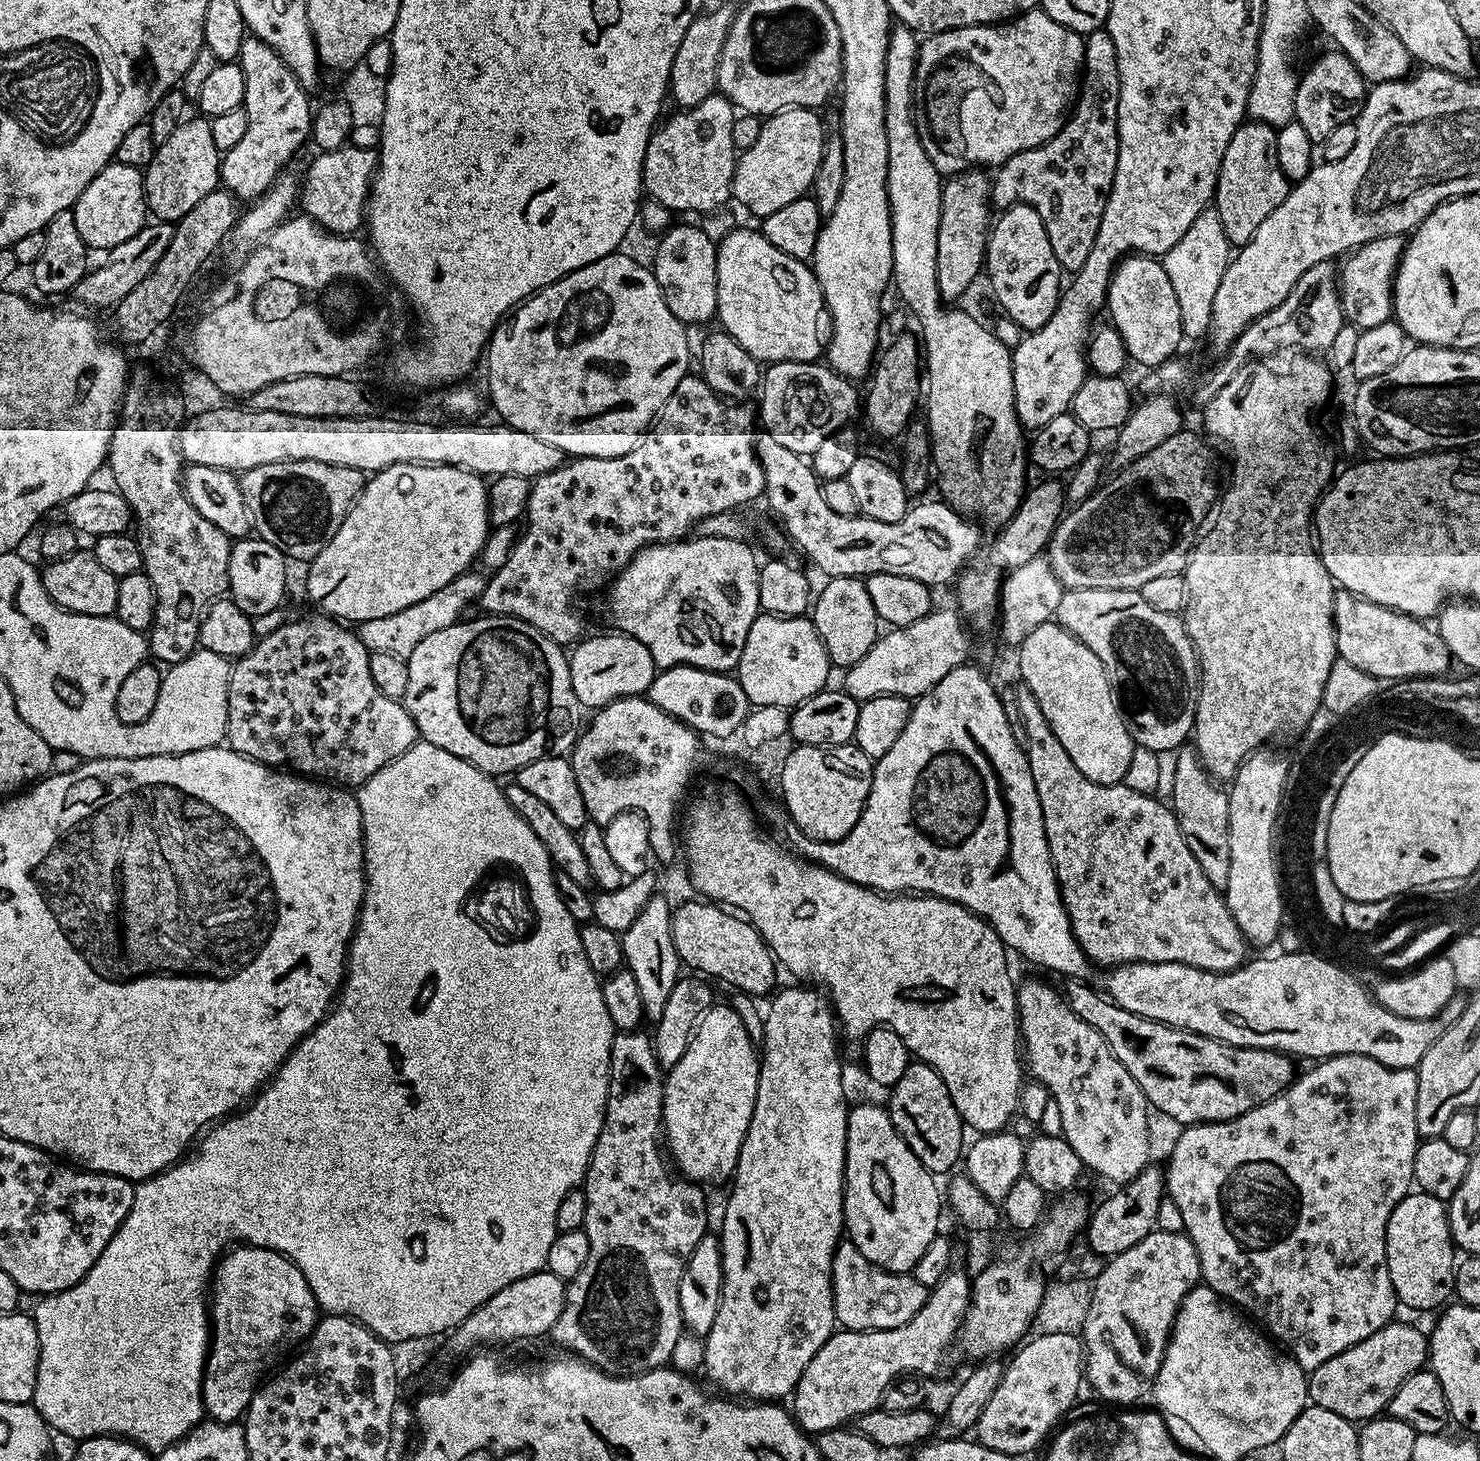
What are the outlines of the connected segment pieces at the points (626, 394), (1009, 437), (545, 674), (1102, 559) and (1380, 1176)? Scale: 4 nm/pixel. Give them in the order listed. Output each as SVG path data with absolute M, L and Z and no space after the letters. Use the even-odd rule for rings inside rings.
M617 250L611 252L606 258L598 258L598 262L590 262L590 266L582 266L578 270L569 272L567 276L563 276L558 282L554 282L550 286L540 289L533 296L528 297L511 313L507 322L497 324L496 331L492 333L492 339L489 340L486 349L486 360L488 356L488 392L492 395L492 404L496 407L496 412L501 421L514 430L526 430L526 434L534 434L534 438L542 438L542 442L550 442L550 446L558 446L558 450L562 450L569 457L577 456L593 456L594 458L618 458L622 454L631 452L632 447L640 440L641 436L648 431L653 420L660 413L660 408L666 402L666 398L670 398L670 394L674 394L674 386L678 386L678 382L682 382L684 376L689 375L688 368L688 332L689 329L670 312L669 306L666 304L666 298L659 288L658 282L655 280L655 274L651 267L643 268L638 261L632 256L623 256L623 251Z
M903 26L893 27L892 35L888 38L886 50L886 146L890 150L890 166L888 167L888 205L892 211L892 278L894 292L900 295L899 303L920 323L919 335L922 337L922 360L926 365L926 400L928 396L928 420L926 419L926 431L932 446L930 457L931 467L934 469L934 484L940 487L939 495L945 504L951 506L955 512L971 518L981 525L989 524L992 530L999 529L1008 523L1009 518L1016 513L1020 501L1023 500L1026 491L1024 475L1030 469L1030 456L1026 451L1025 429L1022 427L1016 413L1016 399L1014 398L1014 374L1012 373L1012 349L999 341L993 329L982 321L975 320L968 312L960 308L947 308L945 301L938 290L938 222L942 218L942 174L930 162L930 154L926 154L926 146L922 146L922 138L918 138L916 129L916 115L912 112L912 87L916 84L916 53L918 51L918 36L911 28Z
M480 614L477 620L464 618L452 626L447 626L446 630L435 631L434 634L427 635L422 642L419 642L418 646L407 653L408 681L402 703L404 709L410 714L410 718L414 718L417 733L422 737L423 743L433 744L442 750L450 750L450 754L470 762L483 772L515 774L520 771L522 766L526 766L543 756L563 756L571 753L572 747L576 745L576 738L582 731L582 720L580 724L582 705L580 699L574 694L568 661L569 657L561 645L553 642L546 634L542 634L542 630L538 630L518 618L491 614Z
M1175 432L1166 438L1166 442L1162 442L1162 446L1154 446L1150 454L1138 457L1127 468L1119 469L1108 485L1105 483L1097 487L1091 496L1065 511L1046 549L1048 565L1065 589L1135 592L1162 574L1183 573L1188 556L1201 535L1200 523L1208 507L1212 503L1213 507L1218 500L1216 472L1212 469L1212 448L1207 444L1209 441L1197 432Z
M1330 1056L1321 1059L1317 1064L1320 1065L1317 1068L1310 1069L1309 1072L1302 1073L1301 1071L1285 1092L1278 1094L1274 1098L1270 1098L1270 1102L1266 1102L1262 1106L1258 1106L1238 1118L1214 1122L1213 1124L1187 1125L1181 1131L1184 1133L1177 1138L1176 1145L1172 1148L1172 1157L1168 1160L1168 1168L1166 1167L1166 1192L1170 1199L1177 1203L1178 1210L1182 1213L1184 1232L1192 1239L1194 1246L1198 1250L1200 1275L1203 1283L1207 1287L1213 1288L1219 1296L1223 1296L1225 1300L1231 1302L1237 1309L1243 1310L1245 1313L1253 1312L1269 1328L1267 1331L1287 1349L1291 1357L1305 1370L1322 1366L1322 1362L1326 1362L1326 1358L1334 1358L1334 1354L1342 1354L1342 1350L1350 1350L1350 1346L1362 1342L1362 1338L1370 1338L1370 1334L1382 1330L1382 1326L1386 1326L1395 1317L1398 1301L1394 1286L1390 1282L1390 1270L1386 1266L1386 1226L1390 1222L1390 1214L1394 1210L1394 1206L1398 1206L1398 1202L1402 1202L1402 1198L1408 1195L1410 1189L1413 1187L1414 1177L1412 1171L1414 1170L1414 1158L1416 1157L1416 1146L1418 1143L1416 1119L1414 1118L1416 1099L1418 1098L1418 1078L1413 1069L1387 1068L1386 1066L1382 1066L1382 1062L1378 1062L1374 1058L1366 1058L1365 1056Z

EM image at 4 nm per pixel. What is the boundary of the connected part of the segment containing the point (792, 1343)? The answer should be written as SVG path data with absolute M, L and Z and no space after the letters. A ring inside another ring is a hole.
M796 986L784 988L771 997L772 1005L766 1008L764 1019L764 1042L759 1057L758 1094L754 1102L754 1114L744 1135L738 1154L736 1170L731 1177L732 1193L724 1204L724 1217L720 1220L720 1253L722 1254L722 1302L704 1340L703 1375L708 1375L717 1384L721 1393L732 1398L747 1398L752 1402L780 1402L791 1397L802 1370L810 1366L810 1358L822 1350L822 1346L832 1333L837 1331L834 1314L834 1294L832 1293L832 1259L834 1250L842 1239L844 1227L844 1163L846 1162L846 1130L848 1129L849 1101L844 1101L844 1076L840 1073L840 1052L836 1049L838 1021L829 997L815 987Z

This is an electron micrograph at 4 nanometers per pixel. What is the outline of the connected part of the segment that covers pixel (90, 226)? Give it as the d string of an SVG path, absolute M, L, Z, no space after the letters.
M115 162L107 164L96 175L94 182L90 182L86 190L82 190L71 211L74 214L74 222L78 222L78 234L82 234L89 249L107 250L122 246L122 242L134 238L134 234L144 228L150 216L148 201L144 199L143 171Z

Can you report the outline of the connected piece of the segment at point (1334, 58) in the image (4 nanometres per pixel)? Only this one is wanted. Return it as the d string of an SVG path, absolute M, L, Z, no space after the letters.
M1331 51L1322 53L1305 74L1303 72L1299 77L1296 86L1294 120L1301 124L1313 142L1323 142L1326 138L1330 138L1333 130L1338 130L1338 126L1343 124L1353 123L1364 109L1366 95L1364 75L1356 69L1354 62L1350 62L1345 52Z

